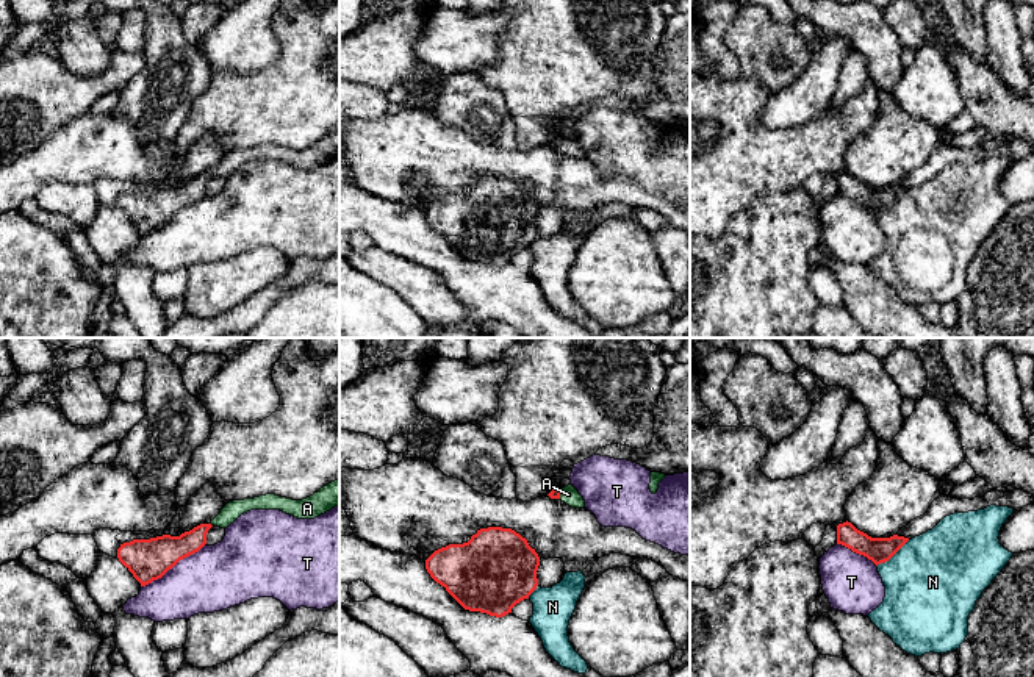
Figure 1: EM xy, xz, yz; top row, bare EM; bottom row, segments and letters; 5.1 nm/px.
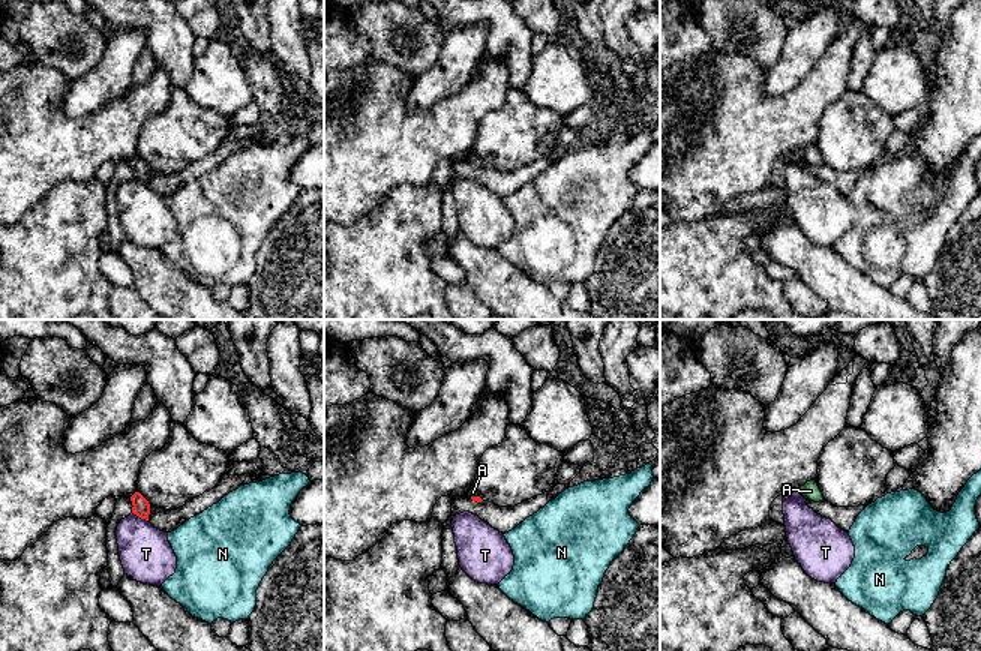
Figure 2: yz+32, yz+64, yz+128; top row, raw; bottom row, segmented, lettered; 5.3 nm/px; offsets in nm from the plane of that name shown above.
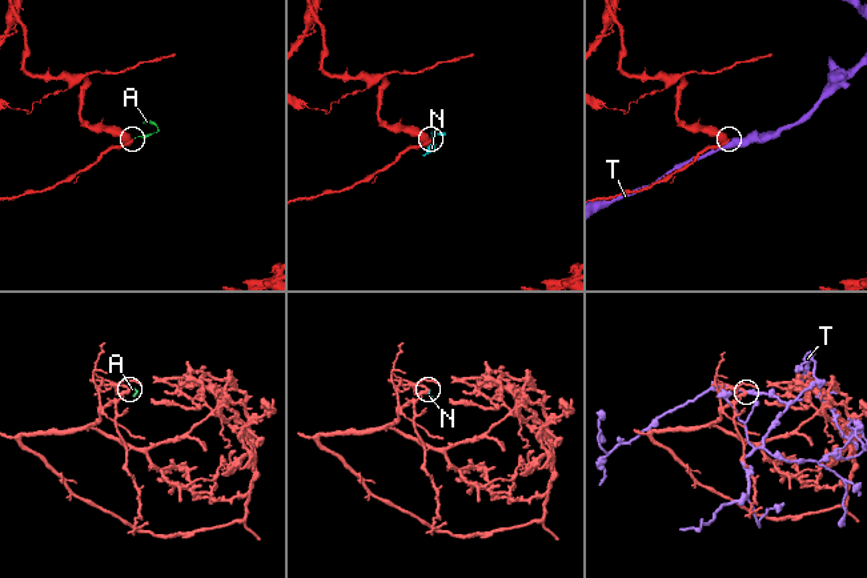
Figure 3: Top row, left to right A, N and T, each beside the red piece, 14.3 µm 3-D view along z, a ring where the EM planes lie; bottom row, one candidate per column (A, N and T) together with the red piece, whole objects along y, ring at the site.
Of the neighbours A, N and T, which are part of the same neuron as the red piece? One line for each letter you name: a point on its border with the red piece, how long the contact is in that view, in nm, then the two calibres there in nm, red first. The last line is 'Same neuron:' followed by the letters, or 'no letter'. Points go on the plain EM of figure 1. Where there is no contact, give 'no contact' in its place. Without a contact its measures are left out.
A: meets red in xz at (559, 143); contact 60 nm long; 50 nm thick on the red side, 90 nm on the other
Same neuron: A

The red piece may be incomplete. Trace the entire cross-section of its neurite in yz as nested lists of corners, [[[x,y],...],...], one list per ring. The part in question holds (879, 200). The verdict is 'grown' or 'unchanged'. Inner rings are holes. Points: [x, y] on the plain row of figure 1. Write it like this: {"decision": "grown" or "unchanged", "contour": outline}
{"decision": "unchanged", "contour": [[[851,172],[837,175],[837,194],[842,194],[853,202],[867,206],[876,216],[889,211],[909,188],[893,184],[890,188],[871,188],[857,180]]]}

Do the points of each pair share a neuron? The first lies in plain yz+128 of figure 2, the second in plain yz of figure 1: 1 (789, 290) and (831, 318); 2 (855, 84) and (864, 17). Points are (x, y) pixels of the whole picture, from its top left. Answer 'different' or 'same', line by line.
1: same
2: same

